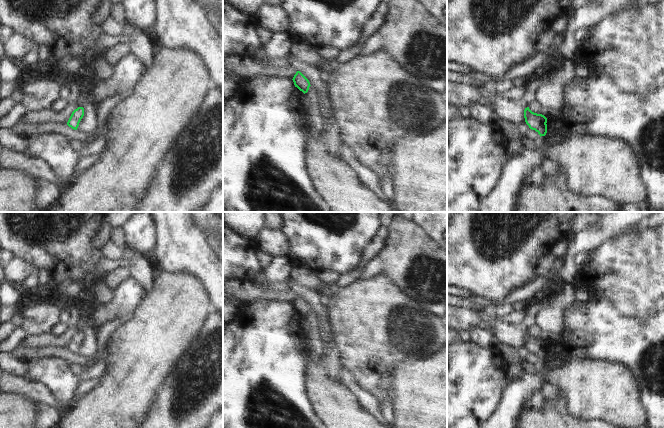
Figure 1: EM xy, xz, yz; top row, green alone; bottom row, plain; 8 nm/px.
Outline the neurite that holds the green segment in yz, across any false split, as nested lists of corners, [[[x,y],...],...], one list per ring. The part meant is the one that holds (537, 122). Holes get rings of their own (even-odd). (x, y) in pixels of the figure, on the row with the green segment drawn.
[[[529,107],[524,110],[524,118],[530,129],[535,130],[540,137],[547,133],[547,118],[542,114],[532,112]]]

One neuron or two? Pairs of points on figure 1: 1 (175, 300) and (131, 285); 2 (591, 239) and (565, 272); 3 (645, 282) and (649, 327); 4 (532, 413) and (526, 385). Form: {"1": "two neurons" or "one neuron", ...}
{"1": "two neurons", "2": "one neuron", "3": "two neurons", "4": "two neurons"}

